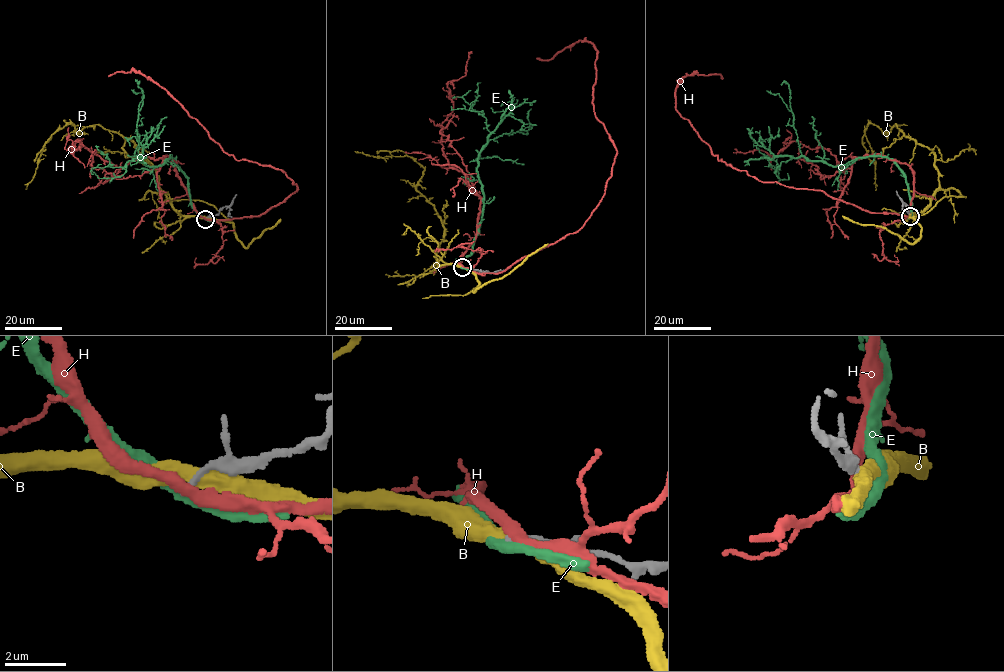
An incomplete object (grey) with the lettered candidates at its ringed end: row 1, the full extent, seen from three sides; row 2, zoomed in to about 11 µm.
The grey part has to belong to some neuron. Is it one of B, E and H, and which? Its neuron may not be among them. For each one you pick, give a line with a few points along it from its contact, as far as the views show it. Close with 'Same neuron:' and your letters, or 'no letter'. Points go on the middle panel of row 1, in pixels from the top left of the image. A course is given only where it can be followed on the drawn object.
Same neuron: no letter

